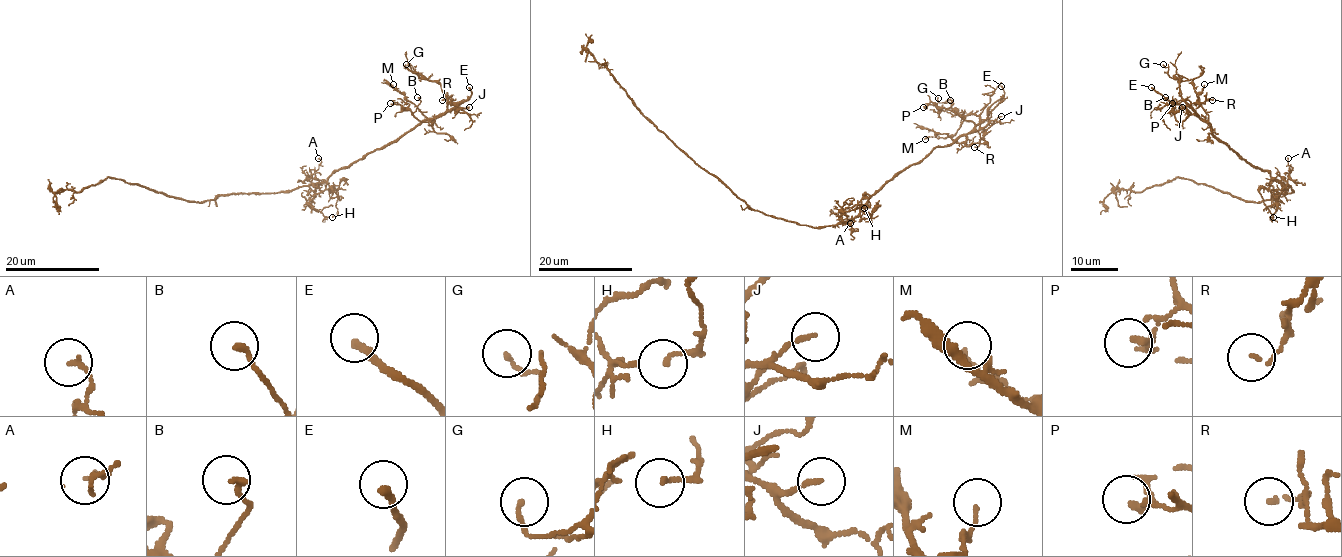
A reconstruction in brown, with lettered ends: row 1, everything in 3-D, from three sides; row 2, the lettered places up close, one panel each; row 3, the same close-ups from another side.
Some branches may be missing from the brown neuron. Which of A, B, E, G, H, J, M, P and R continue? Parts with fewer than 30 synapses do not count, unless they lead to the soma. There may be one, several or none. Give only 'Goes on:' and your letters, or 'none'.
Goes on: E

